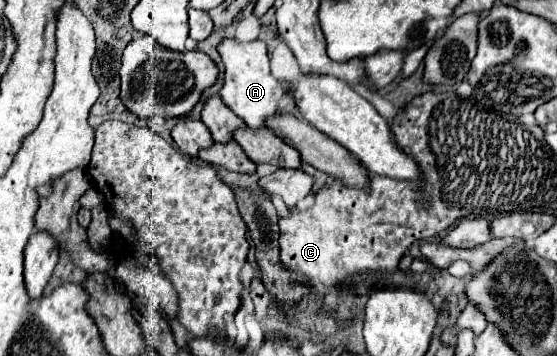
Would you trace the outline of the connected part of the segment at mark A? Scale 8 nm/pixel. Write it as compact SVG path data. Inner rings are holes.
M224 39L218 43L218 53L224 63L224 85L220 89L222 101L244 119L250 129L260 129L266 125L266 117L278 111L278 101L284 89L270 73L270 59L266 53L266 43L256 39L250 43L236 43L234 39Z

